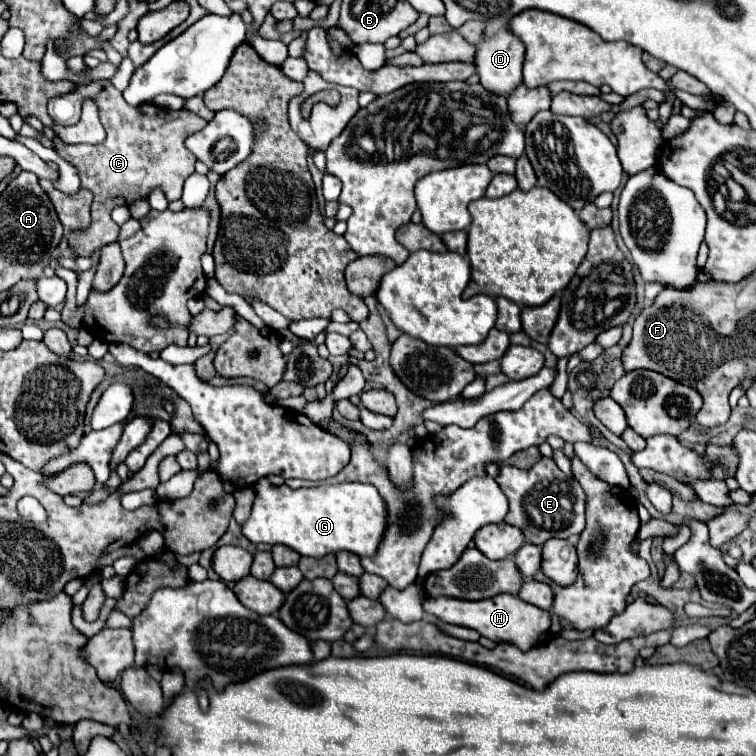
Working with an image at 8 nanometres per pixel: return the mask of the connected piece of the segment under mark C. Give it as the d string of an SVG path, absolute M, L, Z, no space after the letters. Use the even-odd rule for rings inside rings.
M109 80L91 82L87 86L77 86L75 92L49 98L47 110L49 116L57 124L77 124L81 114L81 104L85 98L93 98L99 106L101 124L107 130L105 142L97 146L67 146L59 138L55 138L55 148L61 158L75 164L81 174L81 186L89 188L95 194L93 200L93 222L91 228L85 232L69 234L69 244L77 250L77 254L87 256L93 254L99 246L107 242L115 242L119 236L119 226L111 220L111 210L115 206L129 206L135 200L147 198L147 194L153 188L161 188L167 196L167 200L179 200L183 182L189 174L195 172L195 156L185 148L185 138L189 134L195 134L207 126L203 118L189 110L165 110L153 104L141 104L139 108L129 106L121 92L111 86Z

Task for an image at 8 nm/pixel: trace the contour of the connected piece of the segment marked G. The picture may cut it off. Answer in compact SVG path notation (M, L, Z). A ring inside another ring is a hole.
M263 478L253 488L253 510L243 524L243 534L253 544L285 544L301 556L313 558L341 550L357 556L373 556L383 538L387 508L373 484L345 482L293 490L287 484L273 486L267 478Z

